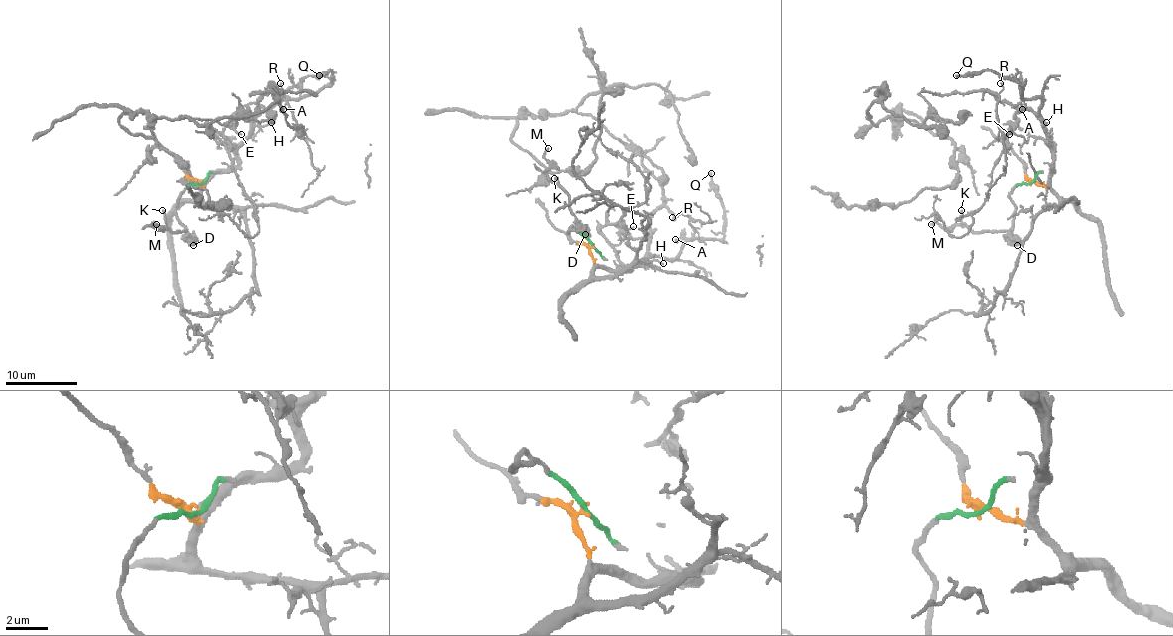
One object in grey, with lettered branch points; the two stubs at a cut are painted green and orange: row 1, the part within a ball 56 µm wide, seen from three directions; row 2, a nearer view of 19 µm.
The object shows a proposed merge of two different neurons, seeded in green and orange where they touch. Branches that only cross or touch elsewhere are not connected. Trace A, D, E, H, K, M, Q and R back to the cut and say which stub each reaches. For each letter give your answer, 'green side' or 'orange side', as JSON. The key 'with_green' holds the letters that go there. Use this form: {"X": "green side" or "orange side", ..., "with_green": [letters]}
{"A": "orange side", "D": "green side", "E": "orange side", "H": "orange side", "K": "green side", "M": "green side", "Q": "orange side", "R": "orange side", "with_green": ["D", "K", "M"]}

